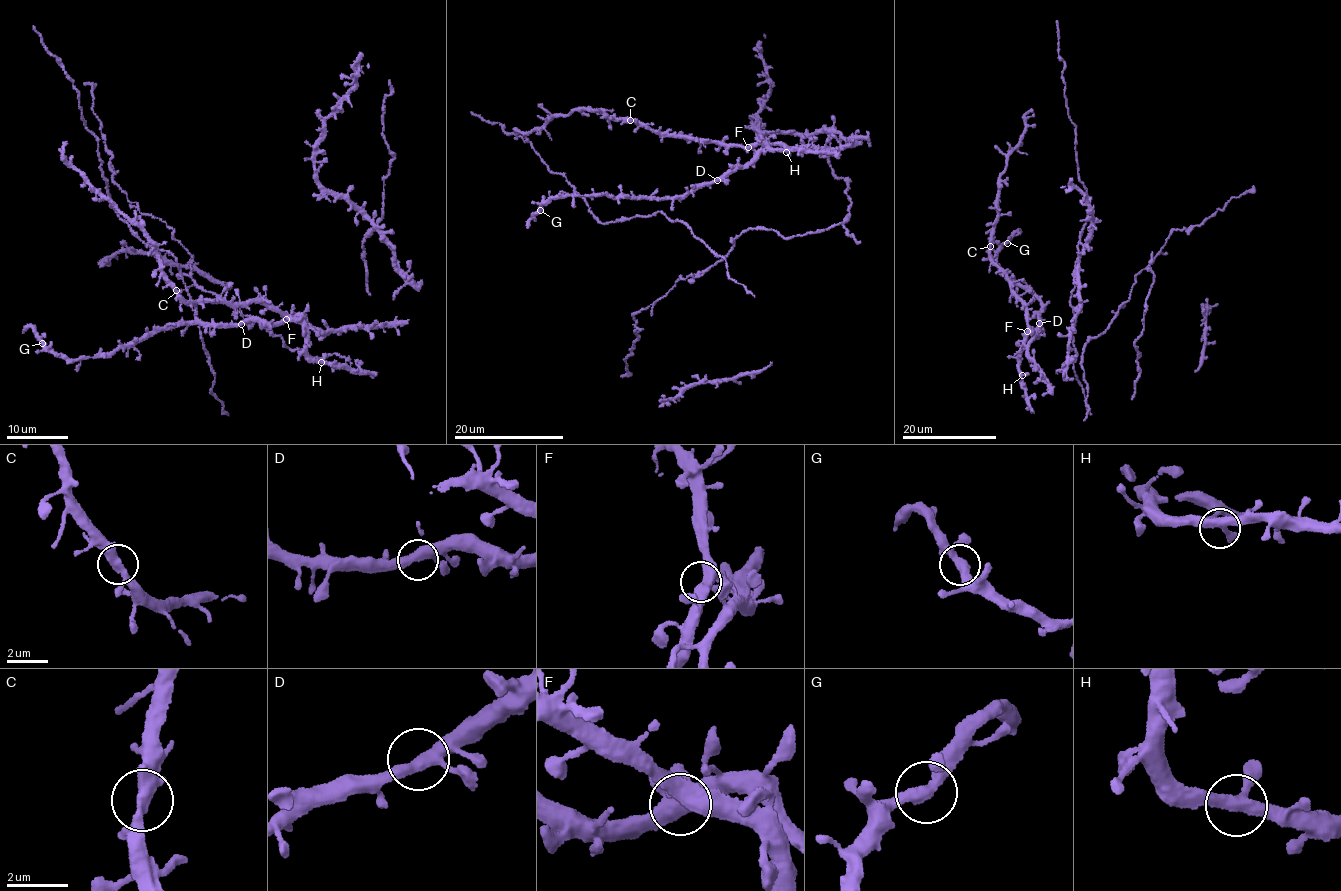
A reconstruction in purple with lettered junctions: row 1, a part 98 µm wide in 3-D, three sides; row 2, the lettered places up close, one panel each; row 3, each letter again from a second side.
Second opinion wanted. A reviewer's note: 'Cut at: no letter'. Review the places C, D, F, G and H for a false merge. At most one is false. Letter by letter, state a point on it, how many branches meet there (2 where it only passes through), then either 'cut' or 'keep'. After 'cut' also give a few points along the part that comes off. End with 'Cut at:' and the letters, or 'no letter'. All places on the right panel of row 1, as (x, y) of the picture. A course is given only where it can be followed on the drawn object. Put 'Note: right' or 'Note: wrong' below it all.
C: (990, 246) | 3 | keep
D: (1039, 323) | 3 | keep
F: (1027, 331) | 3 | keep
G: (1007, 243) | 3 | keep
H: (1022, 375) | 3 | keep
Cut at: no letter
Note: right

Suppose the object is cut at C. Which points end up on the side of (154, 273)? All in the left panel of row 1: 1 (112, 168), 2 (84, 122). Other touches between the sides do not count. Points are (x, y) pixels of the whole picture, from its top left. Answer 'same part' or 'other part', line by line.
1: other part
2: other part

